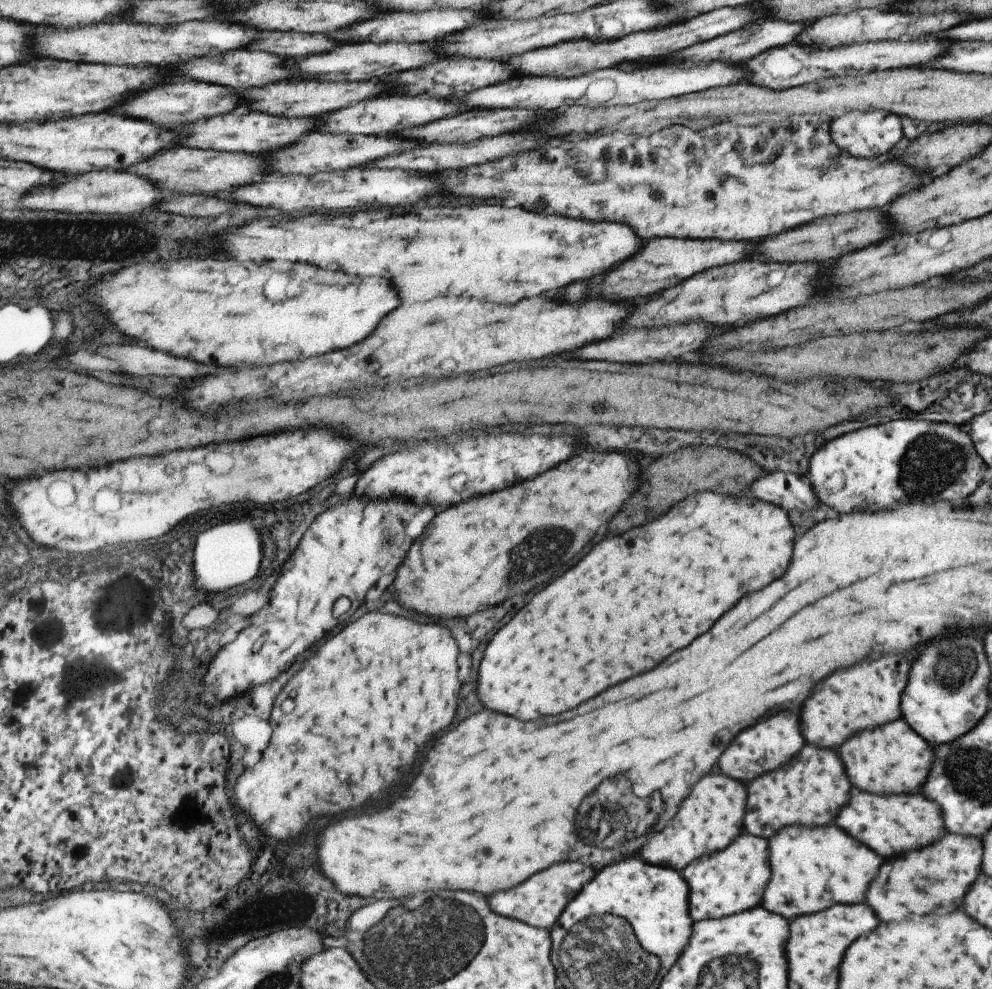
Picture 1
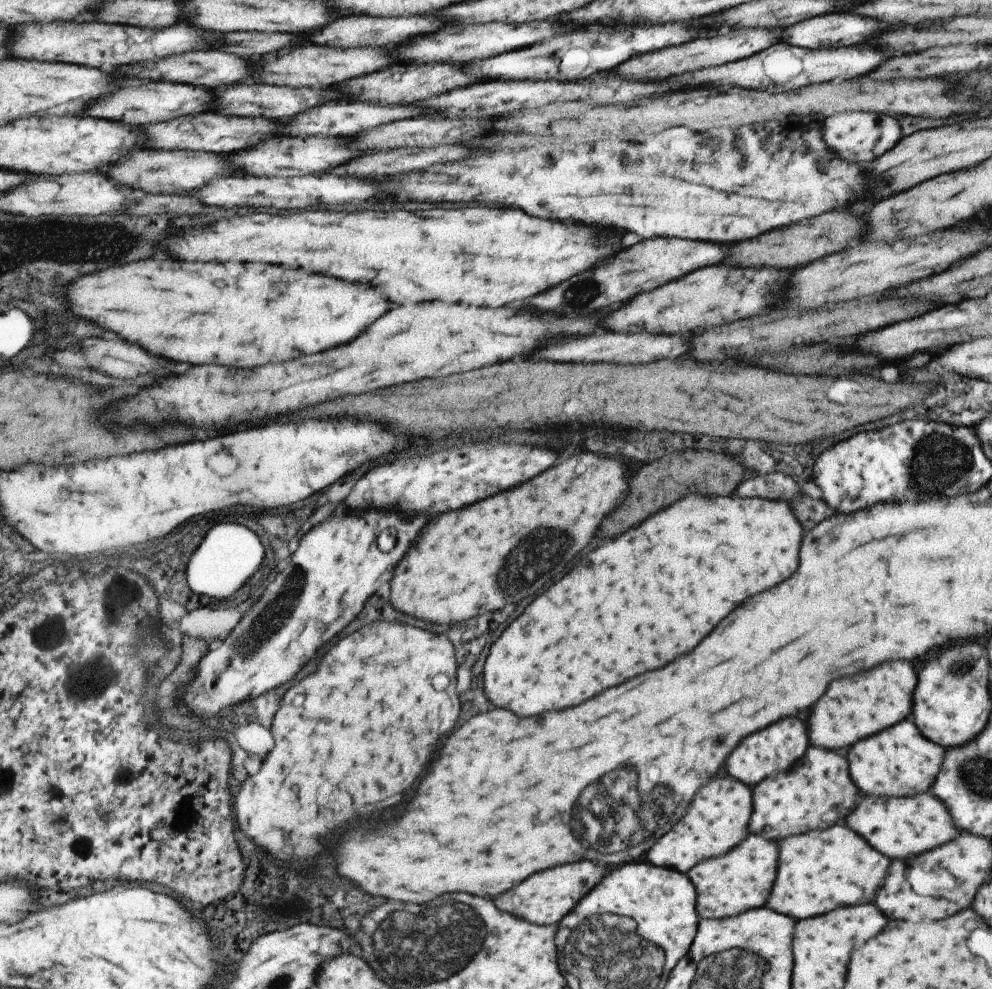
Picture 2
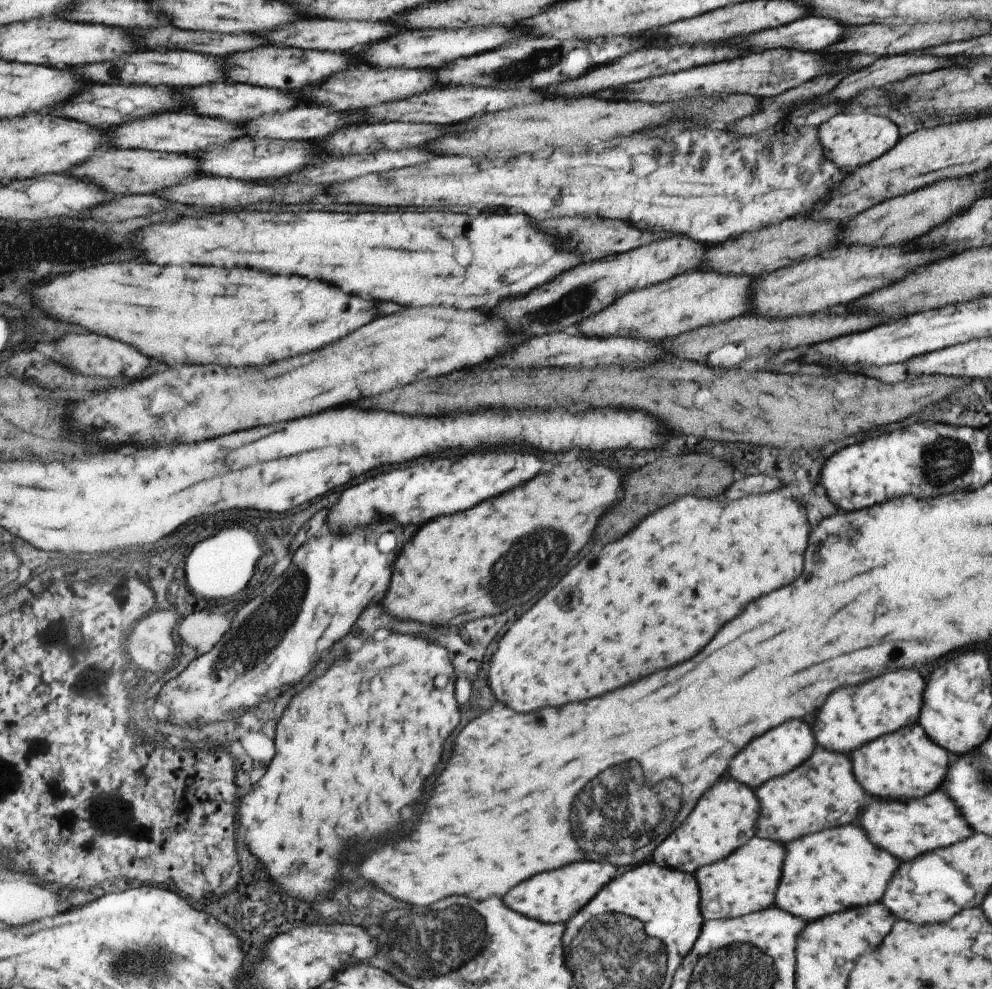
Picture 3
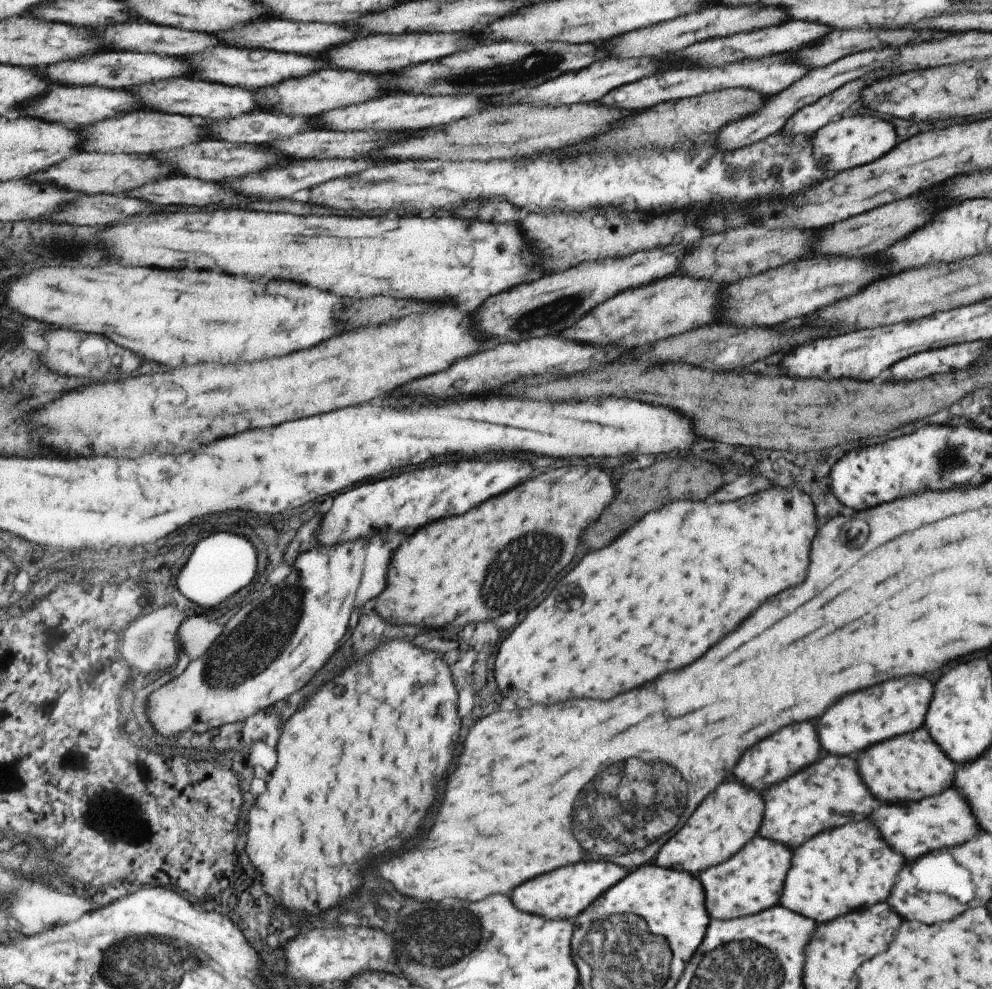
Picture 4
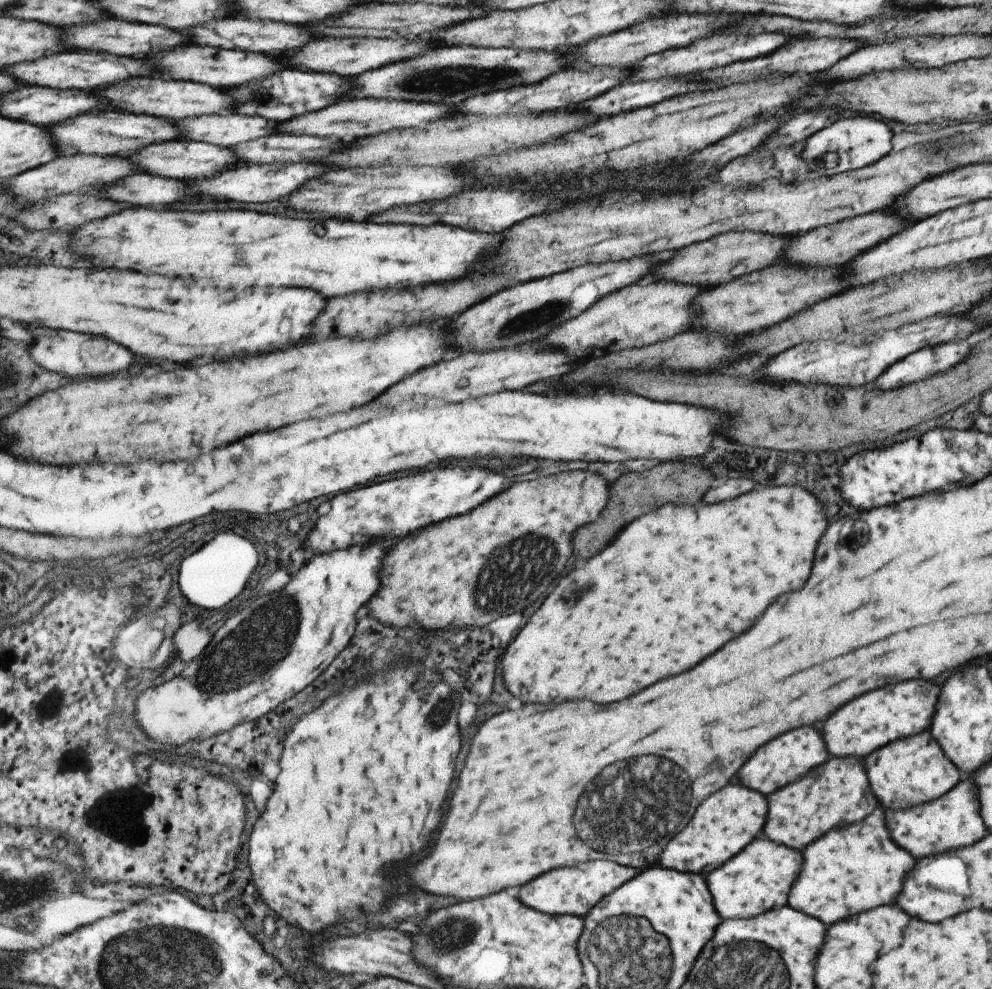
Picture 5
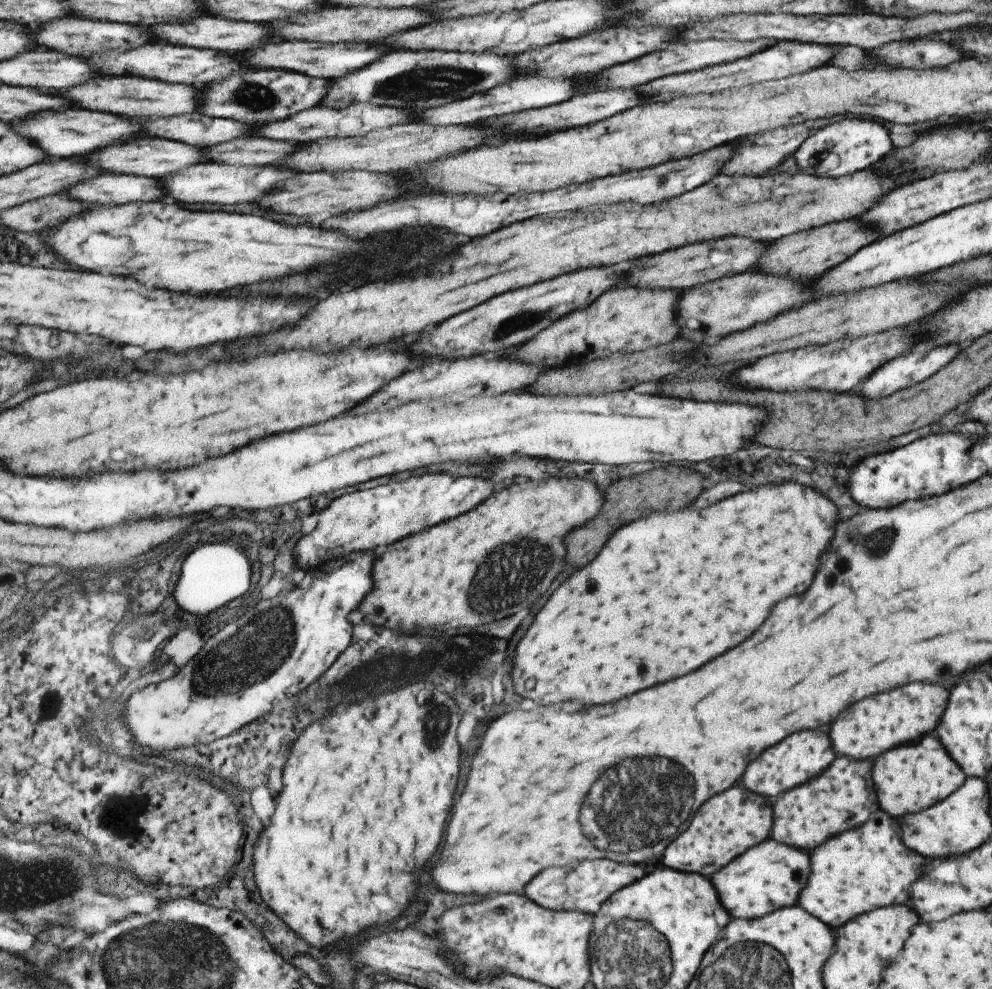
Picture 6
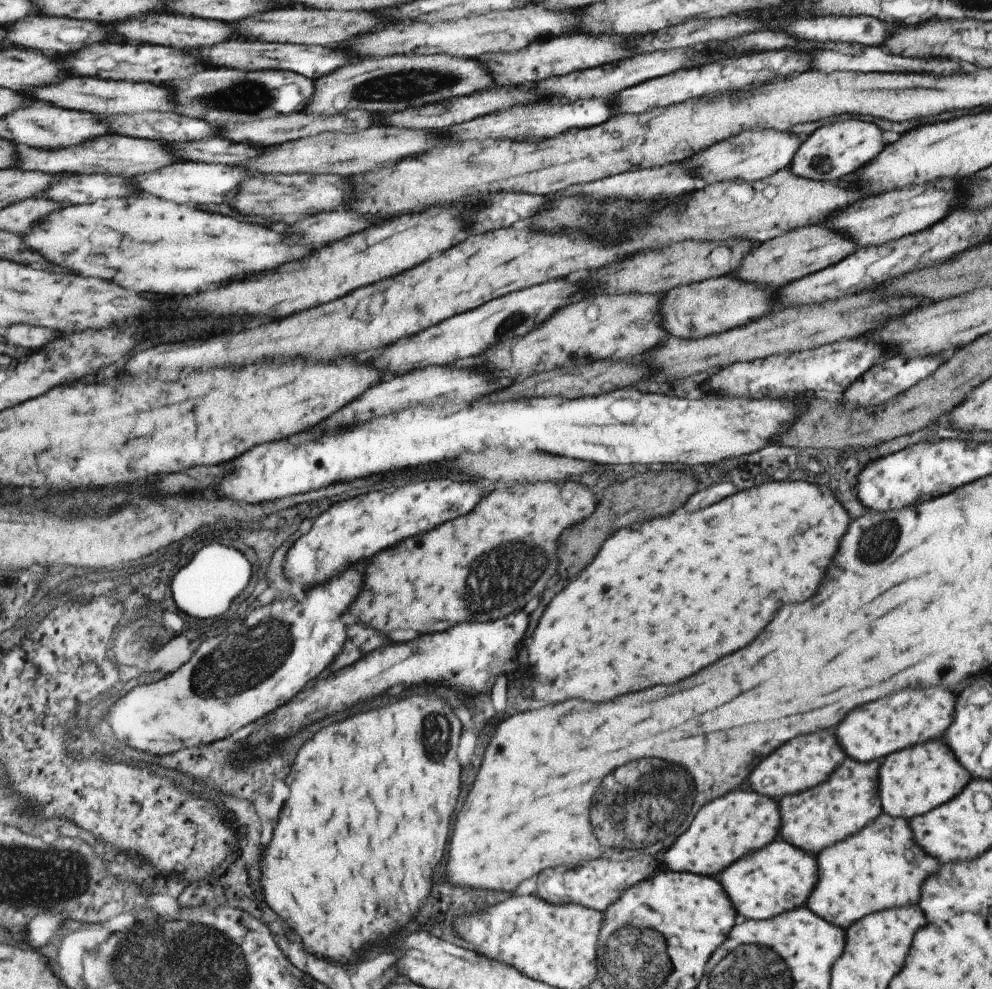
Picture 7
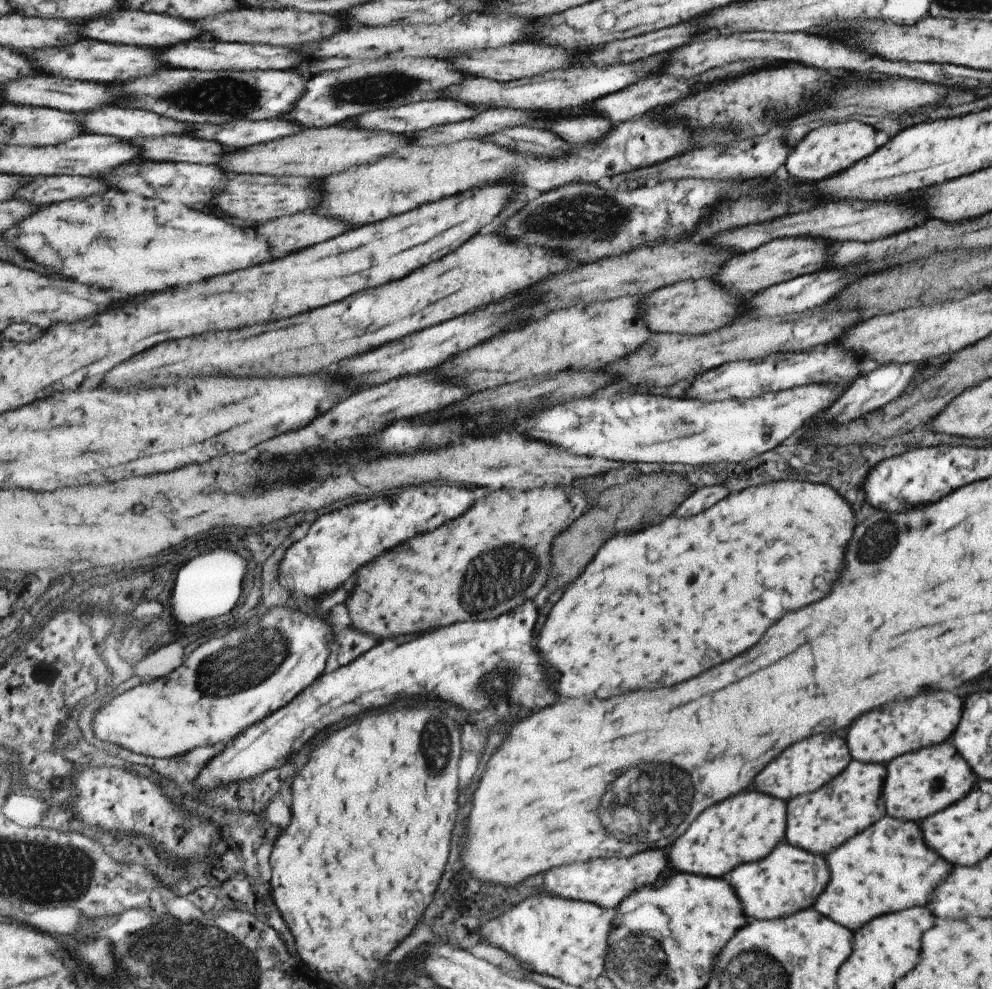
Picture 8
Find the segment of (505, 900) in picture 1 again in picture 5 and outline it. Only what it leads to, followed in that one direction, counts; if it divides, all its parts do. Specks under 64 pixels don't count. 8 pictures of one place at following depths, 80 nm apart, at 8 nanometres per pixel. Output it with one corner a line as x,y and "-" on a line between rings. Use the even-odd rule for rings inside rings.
592,860
577,866
555,868
551,872
545,872
537,876
535,880
527,882
515,890
520,903
529,908
548,915
573,915
584,917
590,908
599,902
603,896
607,896
624,882
639,874
639,870
633,867
626,867
609,860

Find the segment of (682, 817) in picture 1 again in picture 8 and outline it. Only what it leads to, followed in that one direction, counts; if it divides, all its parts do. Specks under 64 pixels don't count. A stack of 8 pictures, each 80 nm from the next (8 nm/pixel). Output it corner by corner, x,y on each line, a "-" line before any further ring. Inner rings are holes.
741,792
705,808
678,837
669,856
671,869
701,876
723,876
743,862
765,858
785,834
785,802
759,792

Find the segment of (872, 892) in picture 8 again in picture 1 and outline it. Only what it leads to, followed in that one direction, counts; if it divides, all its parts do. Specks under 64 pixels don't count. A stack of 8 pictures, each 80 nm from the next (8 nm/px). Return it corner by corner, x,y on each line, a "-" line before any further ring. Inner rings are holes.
787,826
769,838
767,844
771,878
759,906
788,921
819,912
831,904
863,902
865,890
883,862
875,852
849,838
837,826
811,828
811,832
803,826

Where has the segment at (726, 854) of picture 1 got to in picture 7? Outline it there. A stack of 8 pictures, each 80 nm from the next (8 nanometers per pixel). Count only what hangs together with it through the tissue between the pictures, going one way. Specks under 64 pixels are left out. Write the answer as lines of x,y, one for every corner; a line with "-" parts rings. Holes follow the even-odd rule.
781,840
771,842
759,852
743,856
741,860
737,860
719,874
719,882
737,914
753,920
761,918
765,920
779,913
803,907
807,896
815,888
815,880
817,880
815,856
805,854
803,850
793,848
793,845

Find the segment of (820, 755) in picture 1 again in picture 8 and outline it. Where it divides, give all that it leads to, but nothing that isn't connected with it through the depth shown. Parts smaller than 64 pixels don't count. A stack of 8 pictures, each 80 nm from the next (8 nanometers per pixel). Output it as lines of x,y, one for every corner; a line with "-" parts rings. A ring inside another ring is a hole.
851,762
847,768
811,794
797,796
787,802
787,830
785,840
791,846
803,848
813,854
825,856
829,850
843,844
847,838
871,826
885,810
881,802
881,788
886,775
886,765

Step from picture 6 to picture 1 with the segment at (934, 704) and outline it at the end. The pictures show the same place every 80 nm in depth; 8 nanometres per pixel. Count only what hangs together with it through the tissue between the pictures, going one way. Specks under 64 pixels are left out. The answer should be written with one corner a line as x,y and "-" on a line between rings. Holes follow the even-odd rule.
879,656
871,662
859,662
853,668
839,670
821,680
801,710
801,736
805,742
821,748
837,748
847,736
871,730
901,716
899,698
907,684
909,660
905,656

